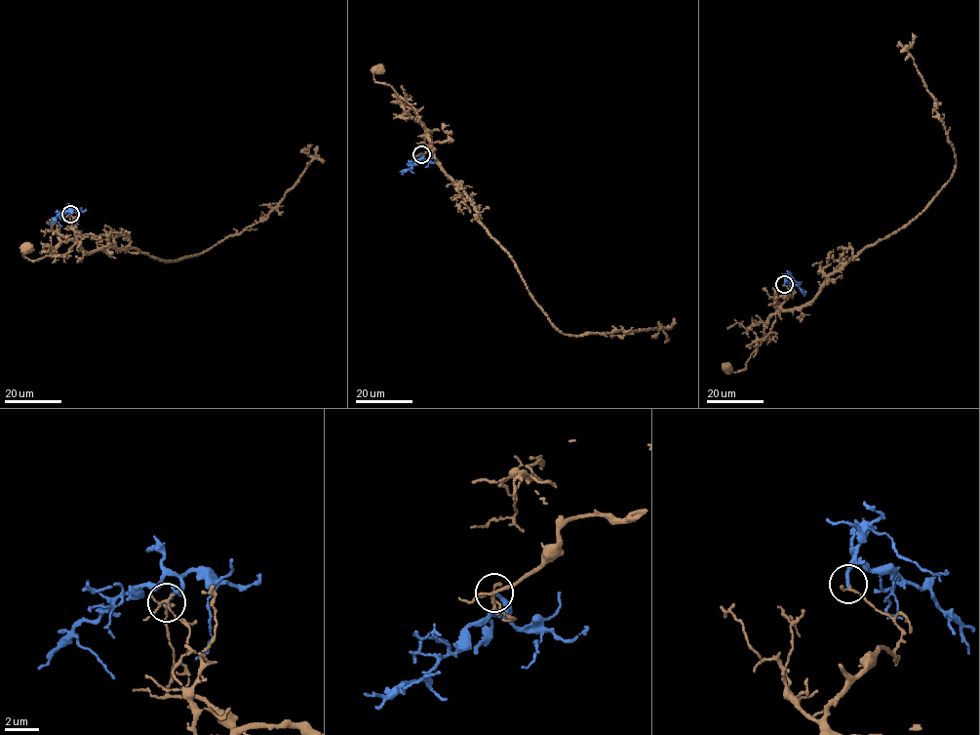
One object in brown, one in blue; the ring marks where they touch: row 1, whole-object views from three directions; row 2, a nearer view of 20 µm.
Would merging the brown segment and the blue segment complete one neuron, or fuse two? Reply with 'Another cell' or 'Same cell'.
Another cell

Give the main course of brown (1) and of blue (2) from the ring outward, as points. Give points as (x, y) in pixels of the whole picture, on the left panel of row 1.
1: (69, 214), (70, 228), (81, 235), (68, 253), (30, 261), (22, 255), (27, 248)
2: (70, 214), (71, 210), (56, 217), (61, 226)

